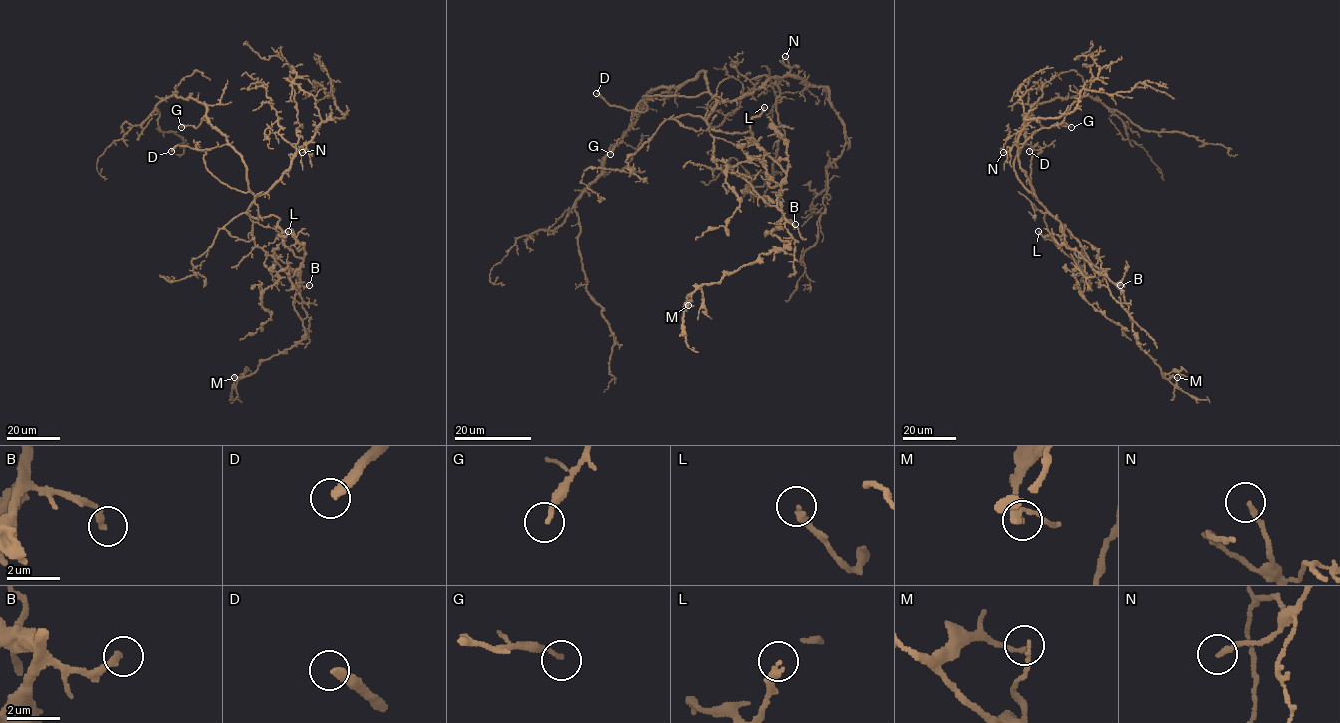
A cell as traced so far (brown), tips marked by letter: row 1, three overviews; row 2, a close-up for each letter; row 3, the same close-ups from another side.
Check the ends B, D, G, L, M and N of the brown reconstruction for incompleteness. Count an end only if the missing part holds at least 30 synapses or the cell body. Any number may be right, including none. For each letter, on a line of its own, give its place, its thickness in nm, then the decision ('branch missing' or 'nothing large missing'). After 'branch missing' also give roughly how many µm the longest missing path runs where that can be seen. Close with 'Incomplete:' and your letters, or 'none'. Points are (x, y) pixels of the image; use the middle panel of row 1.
B: (795, 224) | 240 nm | branch missing | 15 µm
D: (596, 93) | 300 nm | branch missing | 45 µm
G: (610, 154) | 150 nm | nothing large missing
L: (764, 107) | 300 nm | nothing large missing
M: (688, 305) | 120 nm | nothing large missing
N: (785, 56) | 170 nm | nothing large missing
Incomplete: B, D

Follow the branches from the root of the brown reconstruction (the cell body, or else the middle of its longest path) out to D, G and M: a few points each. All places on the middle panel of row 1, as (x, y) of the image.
D: (712, 93), (645, 95), (647, 109), (644, 112), (610, 106), (596, 93)
G: (712, 93), (705, 71), (679, 87), (653, 89), (610, 154)
M: (712, 93), (709, 132), (753, 141), (786, 174), (772, 234), (788, 246), (700, 284), (688, 305)

